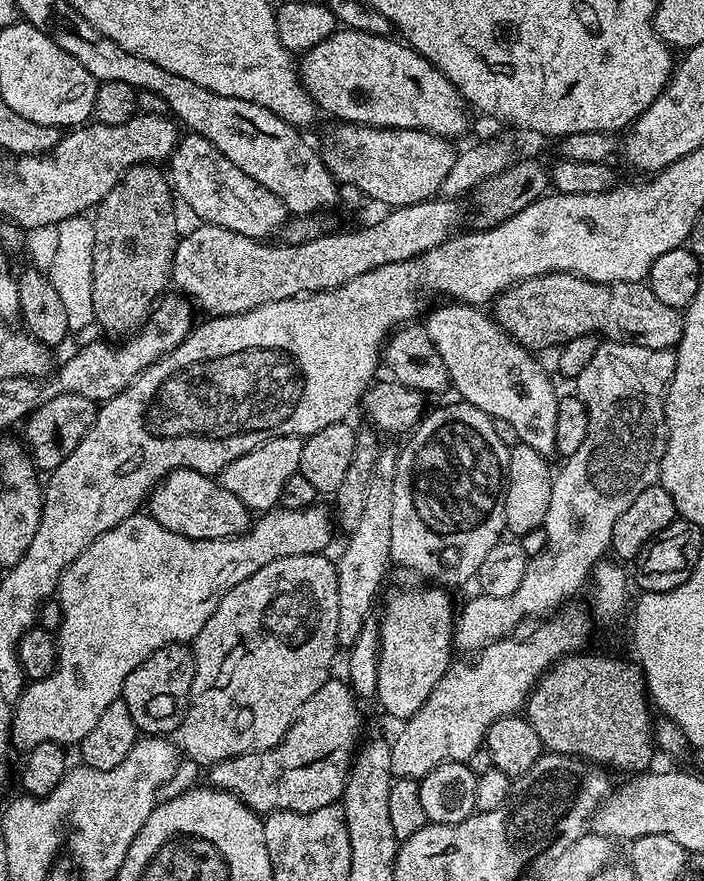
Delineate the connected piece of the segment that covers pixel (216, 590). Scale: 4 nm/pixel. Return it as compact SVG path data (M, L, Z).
M317 502L302 510L286 510L277 506L270 512L257 515L251 521L247 532L243 532L240 536L231 536L225 540L195 540L194 538L186 538L182 534L174 534L174 530L166 530L166 526L162 526L150 514L137 514L126 518L122 522L118 522L118 526L114 526L109 532L98 537L86 551L78 554L78 558L74 558L74 562L70 562L70 566L62 574L58 589L58 599L62 606L62 622L59 630L54 633L56 638L56 669L46 678L31 681L16 699L16 708L12 711L11 747L27 750L42 742L54 742L61 746L79 745L80 740L86 738L86 734L90 734L90 730L94 730L94 722L98 722L98 718L102 718L102 710L106 710L106 706L110 706L110 702L121 699L124 683L129 674L142 662L146 662L146 658L150 658L150 654L154 654L154 650L167 644L188 644L195 640L196 635L202 630L202 626L206 626L210 614L214 614L218 602L222 602L224 595L230 590L234 590L234 586L238 586L238 582L246 582L246 578L250 578L250 574L262 570L262 566L274 562L278 558L297 556L298 554L314 554L315 552L323 553L324 547L332 540L334 516L329 509L327 512L322 504Z

